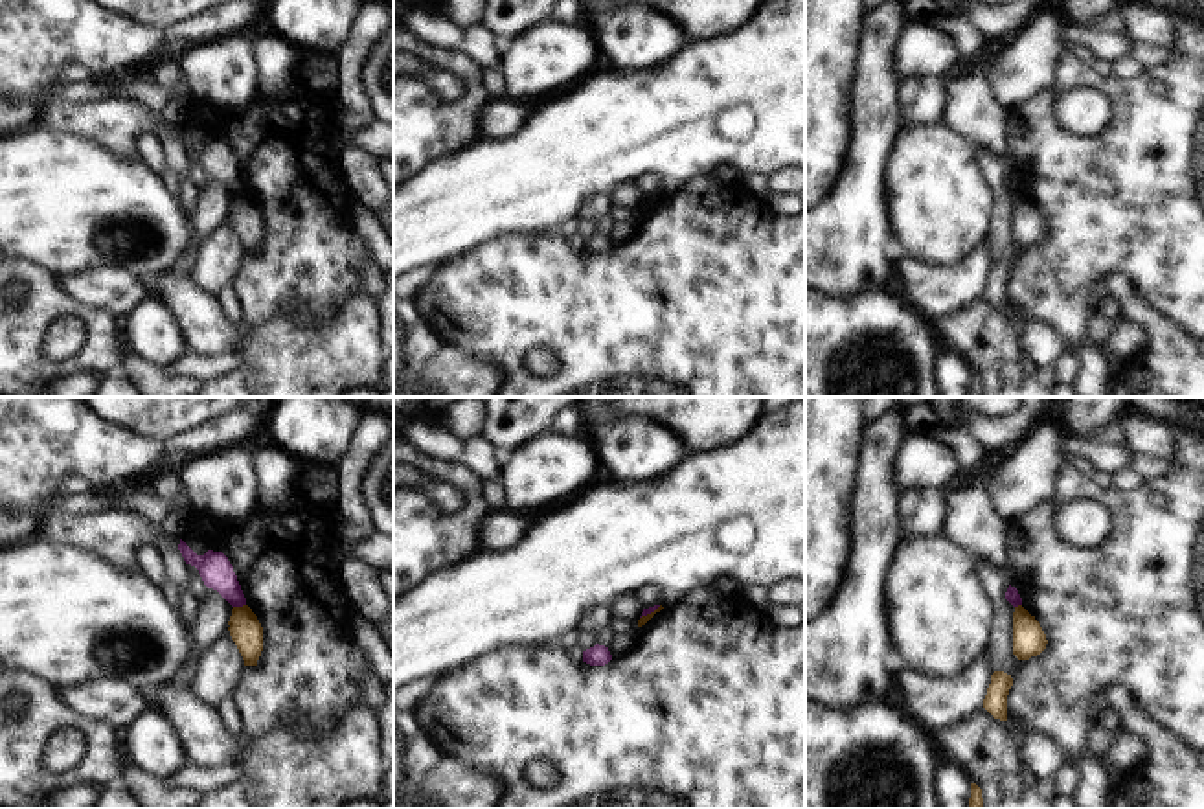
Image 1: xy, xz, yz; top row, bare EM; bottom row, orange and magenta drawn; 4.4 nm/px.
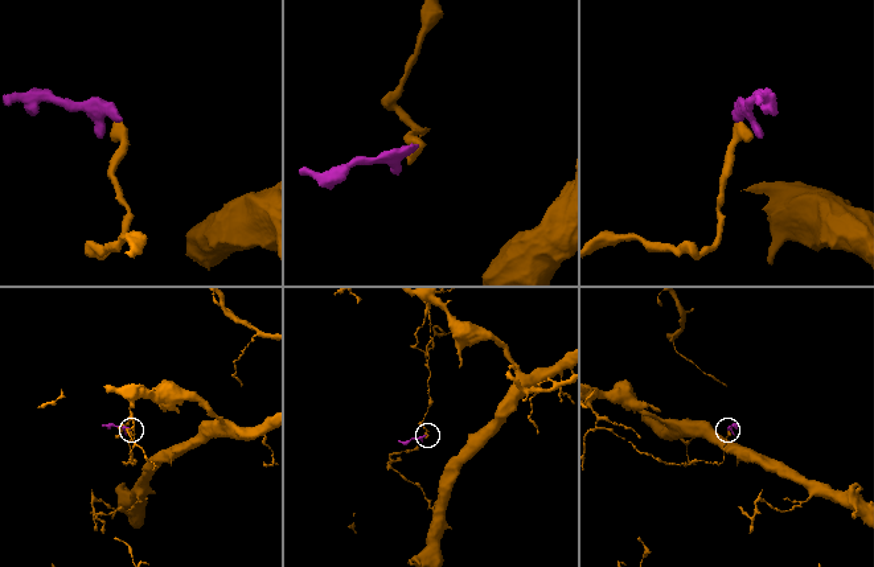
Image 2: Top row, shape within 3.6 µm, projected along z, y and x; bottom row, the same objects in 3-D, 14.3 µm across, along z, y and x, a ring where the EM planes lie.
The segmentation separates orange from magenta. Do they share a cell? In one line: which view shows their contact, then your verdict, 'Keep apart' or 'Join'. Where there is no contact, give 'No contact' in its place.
Touches orange in xy. Keep apart

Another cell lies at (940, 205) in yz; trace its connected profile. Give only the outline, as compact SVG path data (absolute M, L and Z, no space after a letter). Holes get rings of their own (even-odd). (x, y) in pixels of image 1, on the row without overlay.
M948 125L903 127L886 169L895 252L952 267L987 241L994 195L974 147Z

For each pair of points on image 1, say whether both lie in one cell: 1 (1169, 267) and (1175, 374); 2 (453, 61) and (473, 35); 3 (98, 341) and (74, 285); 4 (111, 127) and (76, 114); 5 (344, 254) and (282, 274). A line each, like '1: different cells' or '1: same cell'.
1: different cells
2: different cells
3: different cells
4: same cell
5: same cell

